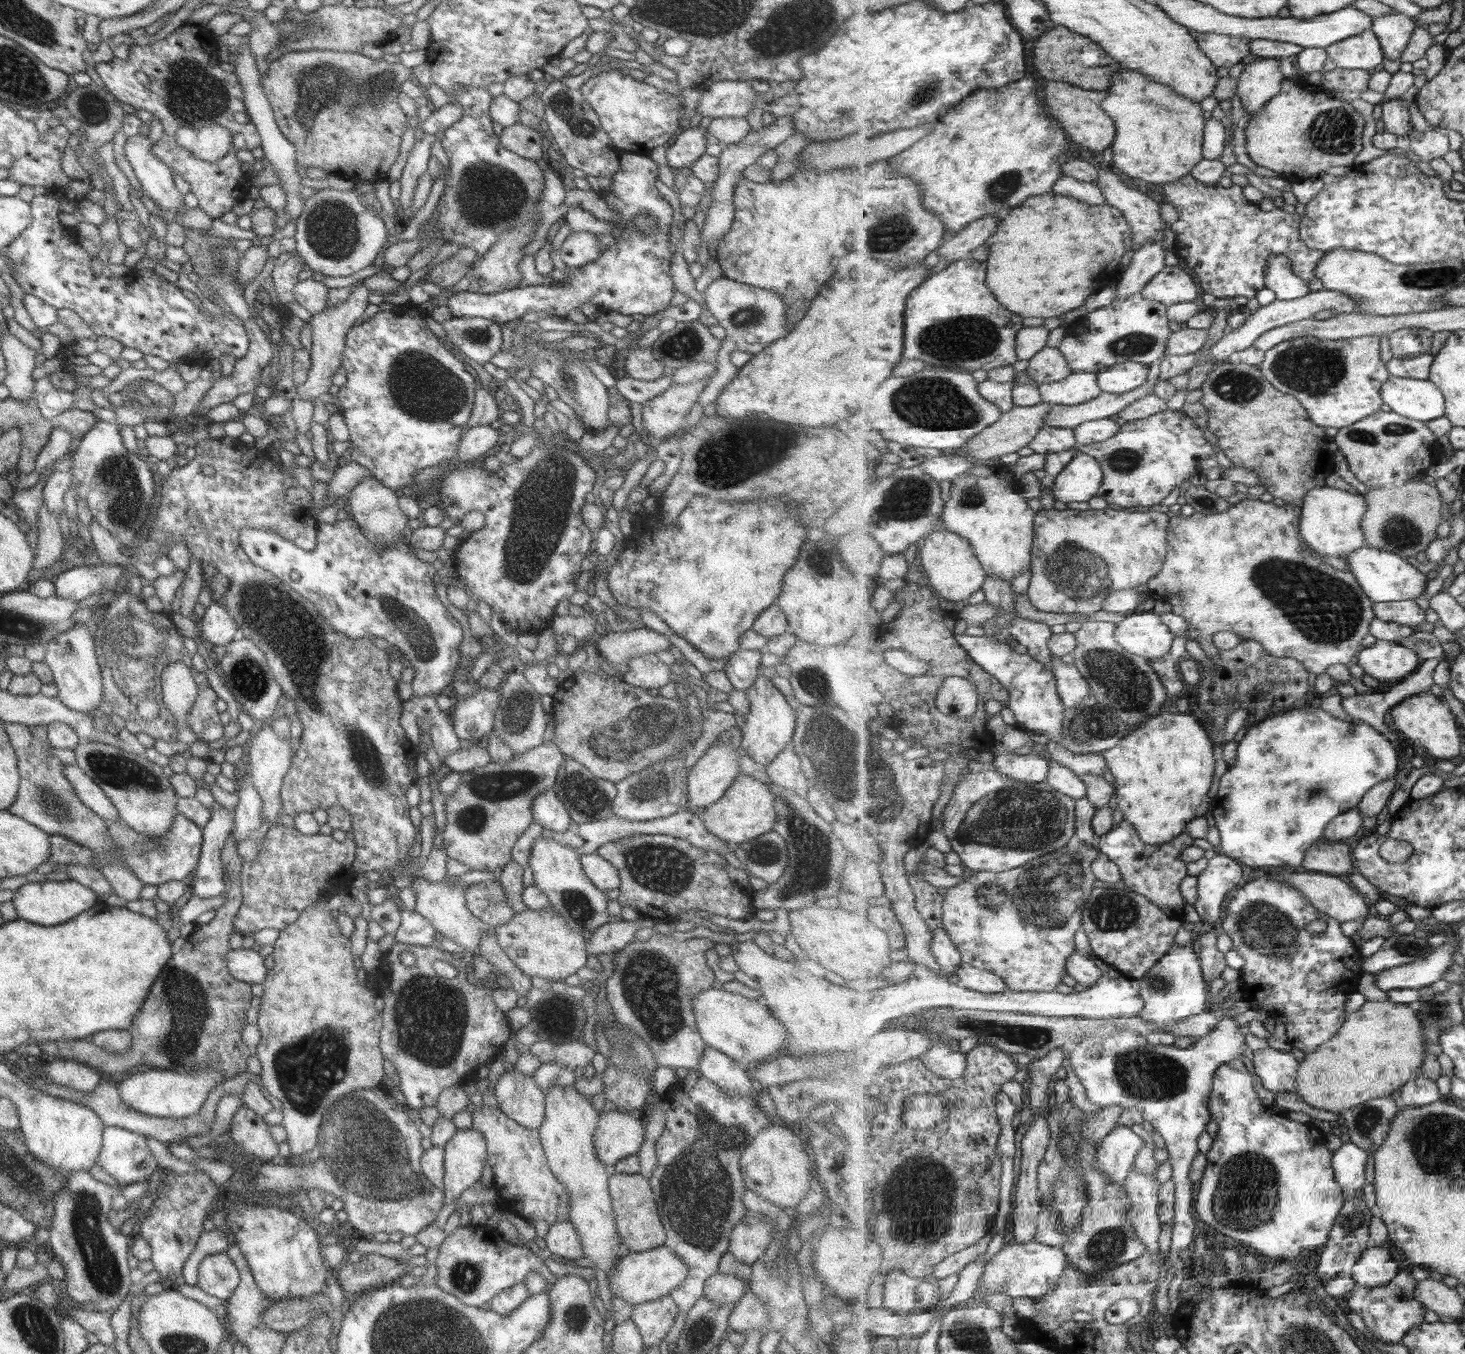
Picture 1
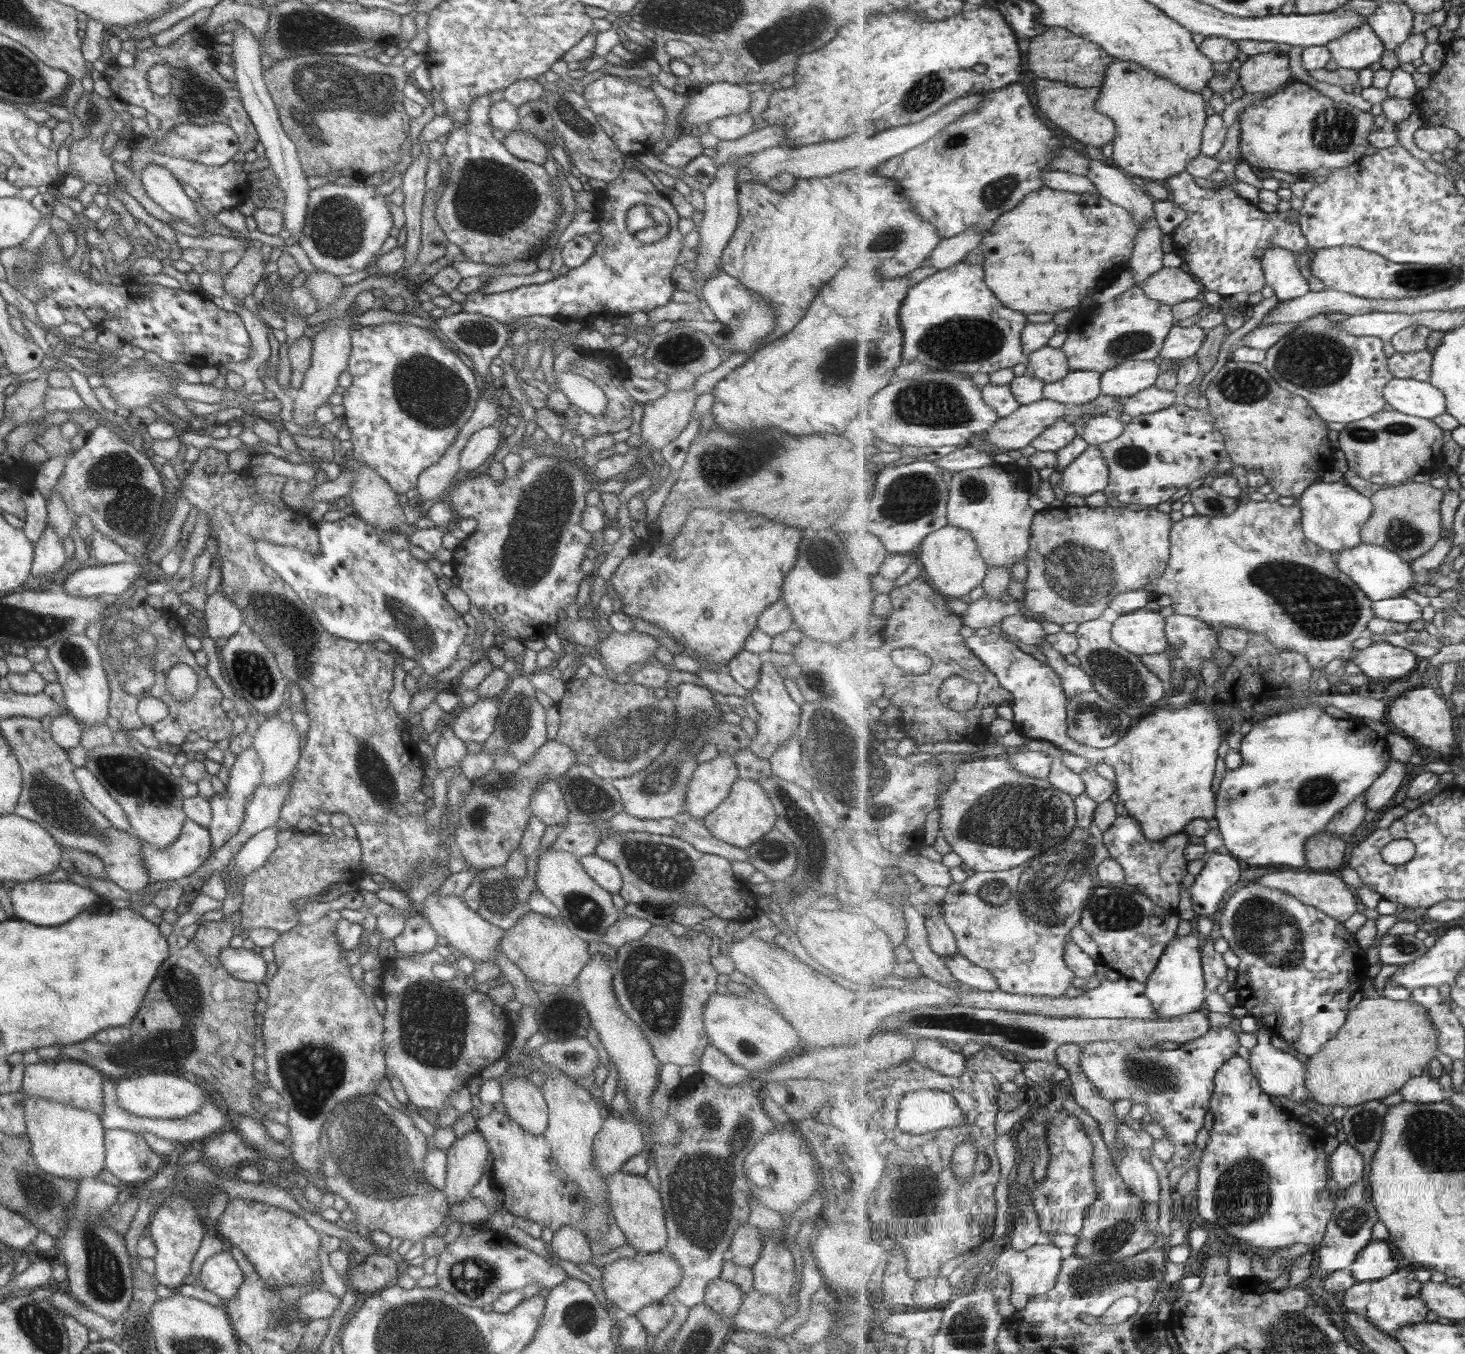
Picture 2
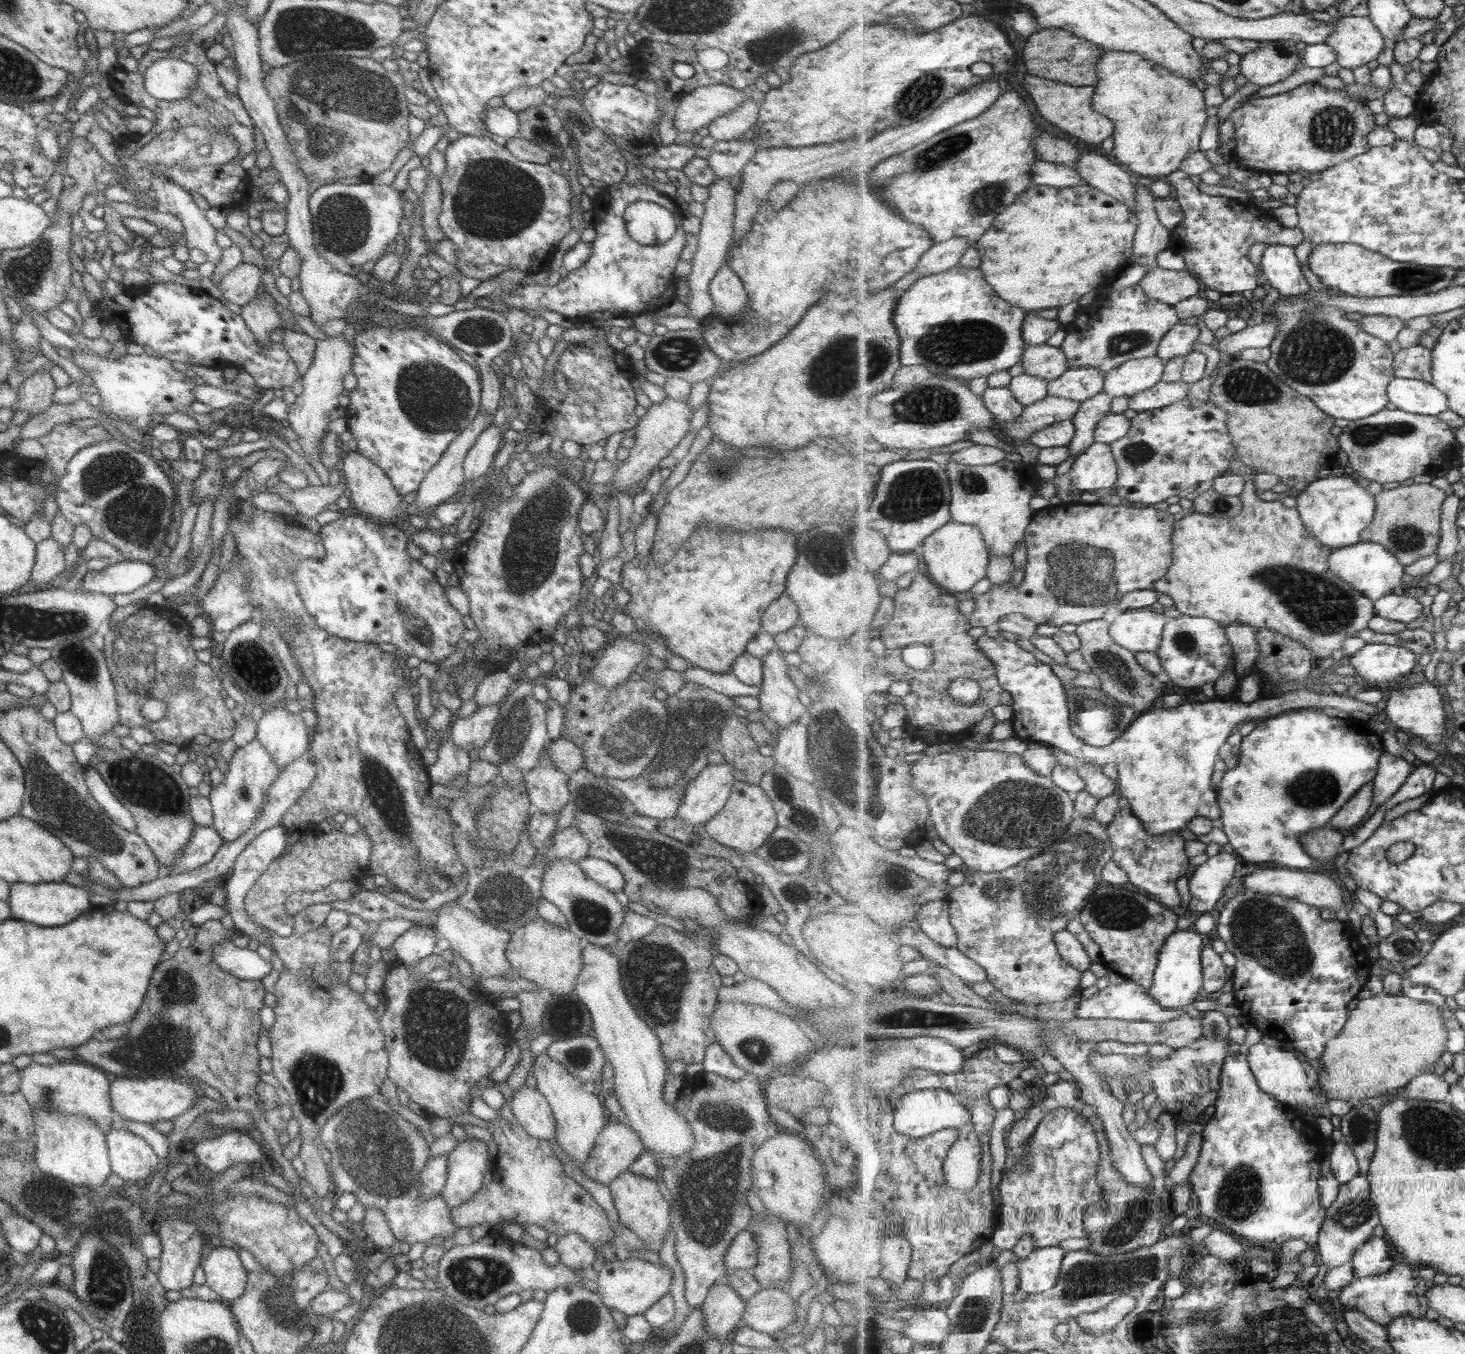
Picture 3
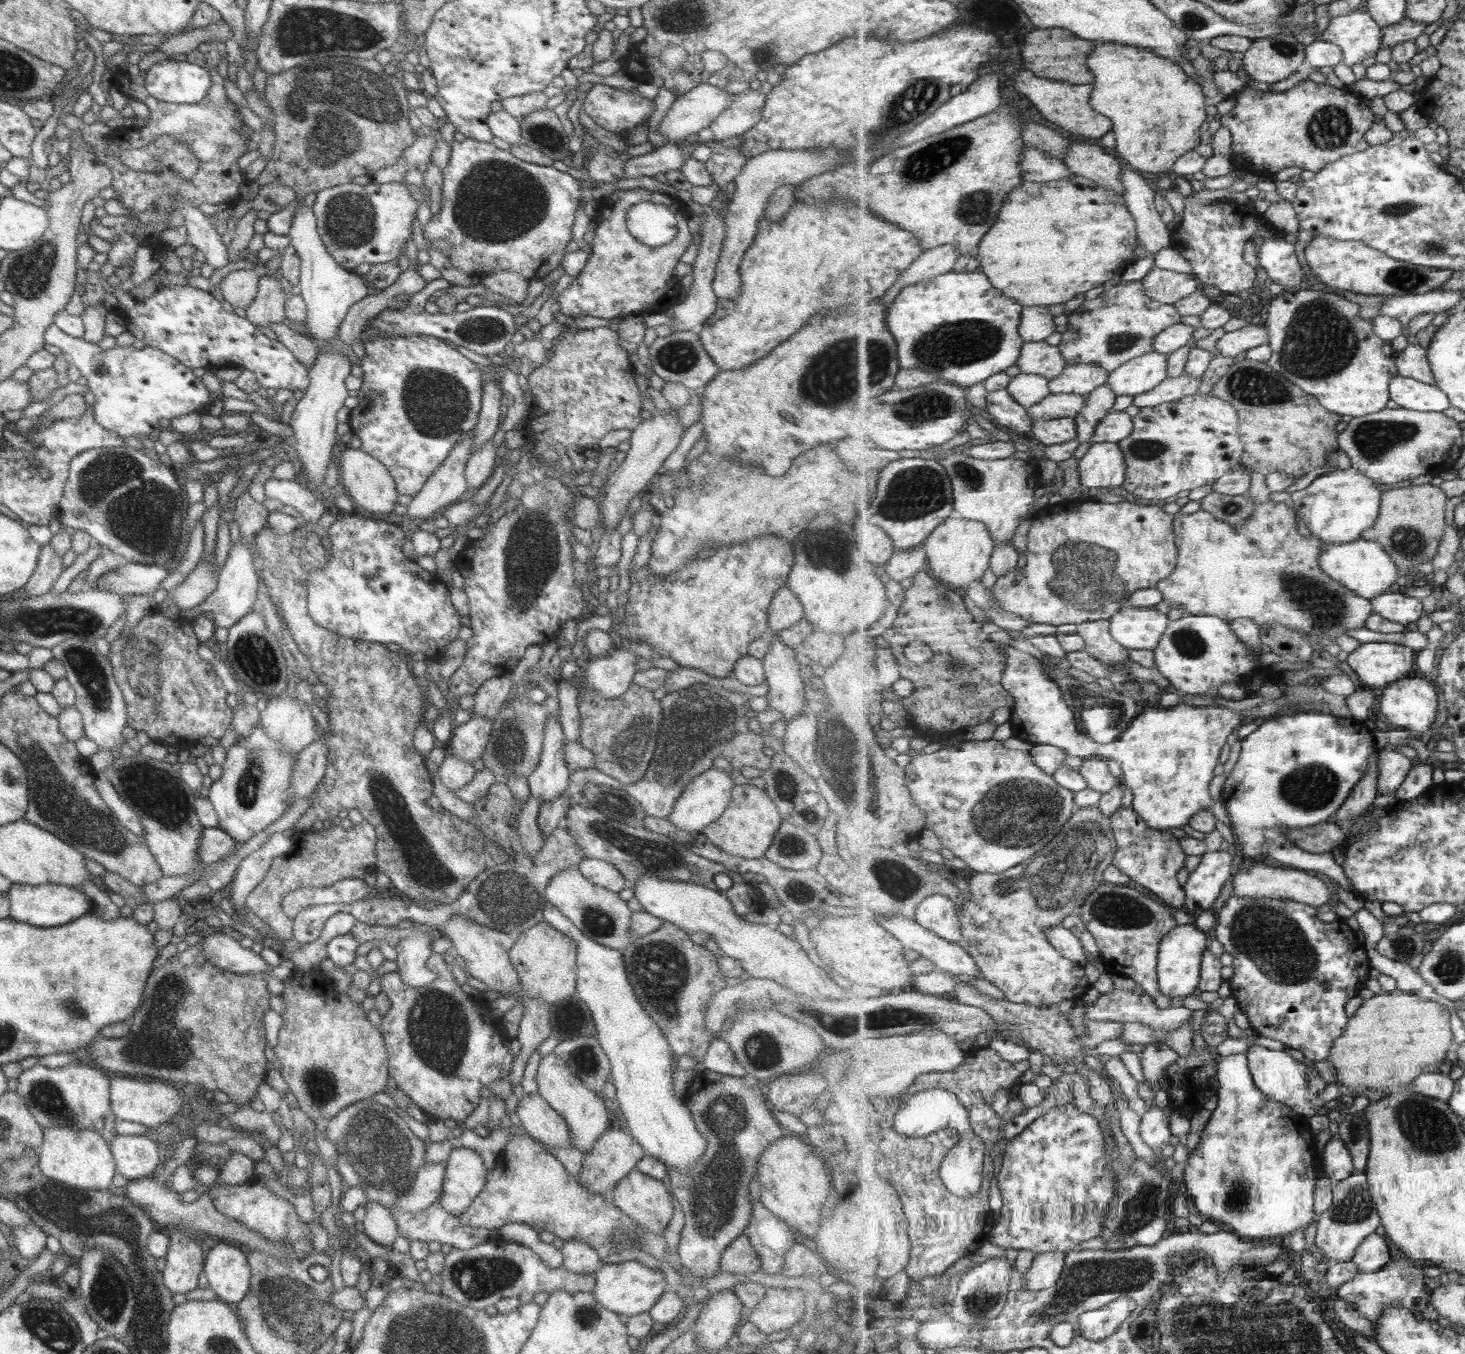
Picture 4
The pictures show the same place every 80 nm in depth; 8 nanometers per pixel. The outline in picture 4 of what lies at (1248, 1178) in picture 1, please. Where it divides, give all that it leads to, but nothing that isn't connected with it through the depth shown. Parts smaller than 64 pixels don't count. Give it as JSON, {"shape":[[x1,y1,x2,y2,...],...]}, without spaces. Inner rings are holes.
{"shape":[[1245,1054,1223,1055,1217,1067,1218,1105,1212,1111,1210,1121,1184,1169,1186,1192,1193,1198,1200,1214,1208,1216,1209,1221,1229,1224,1239,1236,1266,1242,1270,1238,1283,1238,1291,1232,1304,1232,1311,1223,1319,1222,1319,1215,1315,1215,1313,1210,1319,1156,1315,1147,1316,1135,1309,1126,1308,1118,1263,1094,1255,1085,1254,1075,1249,1072]]}

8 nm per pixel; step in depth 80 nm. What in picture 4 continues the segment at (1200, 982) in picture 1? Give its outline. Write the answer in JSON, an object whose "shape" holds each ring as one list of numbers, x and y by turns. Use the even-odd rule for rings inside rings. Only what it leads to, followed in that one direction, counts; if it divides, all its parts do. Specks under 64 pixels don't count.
{"shape":[[1193,918,1186,924,1177,925,1161,941,1158,954,1158,981,1161,992,1171,998,1173,1005,1178,1005,1182,996,1193,994,1202,981,1202,958,1208,949,1207,945,1207,933,1194,923]]}

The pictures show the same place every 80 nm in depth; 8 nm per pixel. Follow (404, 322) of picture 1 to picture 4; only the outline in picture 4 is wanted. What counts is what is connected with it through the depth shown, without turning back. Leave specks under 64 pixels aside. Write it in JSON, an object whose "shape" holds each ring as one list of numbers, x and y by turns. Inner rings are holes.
{"shape":[[381,336,361,343,365,350,365,357,360,359,359,364,363,381,357,390,357,405,349,411,347,424,361,442,358,449,379,461,389,471,397,494,412,497,443,462,454,443,475,427,486,371,463,357,455,346,429,336]]}

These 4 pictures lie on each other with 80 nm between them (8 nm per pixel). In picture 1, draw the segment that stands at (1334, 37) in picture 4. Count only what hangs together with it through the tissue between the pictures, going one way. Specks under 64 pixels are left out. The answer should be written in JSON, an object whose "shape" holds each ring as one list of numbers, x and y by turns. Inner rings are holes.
{"shape":[[1371,29,1326,49,1339,68,1373,70,1386,58,1379,37]]}

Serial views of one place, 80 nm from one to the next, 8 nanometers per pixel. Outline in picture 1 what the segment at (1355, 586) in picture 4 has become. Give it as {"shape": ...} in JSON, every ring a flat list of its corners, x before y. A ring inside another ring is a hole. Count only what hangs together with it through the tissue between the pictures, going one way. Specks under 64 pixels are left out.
{"shape":[[1365,546,1345,557,1346,569,1359,581,1365,594,1376,602,1415,600,1423,596,1427,588,1428,575,1420,572,1407,559,1388,550]]}

